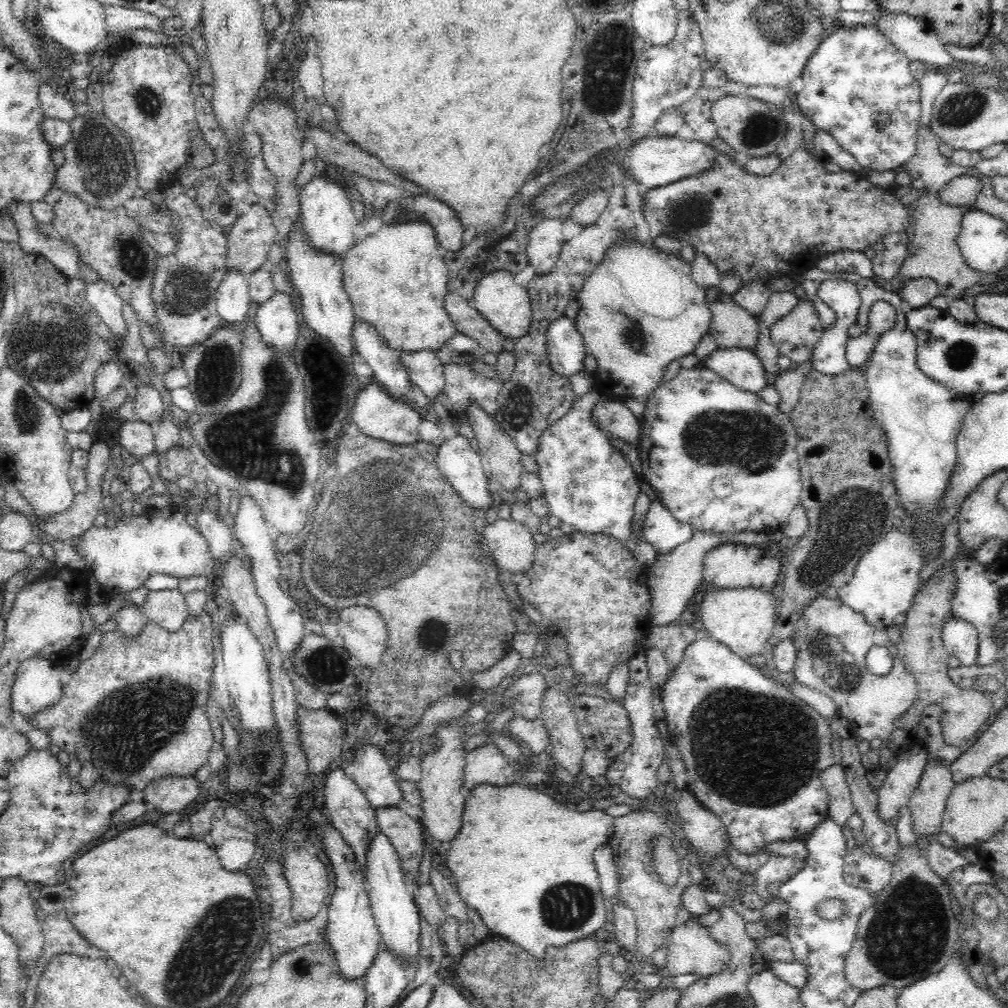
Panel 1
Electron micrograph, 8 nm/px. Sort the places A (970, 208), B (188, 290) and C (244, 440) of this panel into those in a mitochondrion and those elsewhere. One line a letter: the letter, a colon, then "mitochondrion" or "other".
A: other
B: mitochondrion
C: mitochondrion

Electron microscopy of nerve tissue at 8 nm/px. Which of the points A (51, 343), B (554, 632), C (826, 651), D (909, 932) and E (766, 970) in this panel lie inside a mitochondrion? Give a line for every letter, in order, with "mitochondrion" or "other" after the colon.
A: mitochondrion
B: other
C: mitochondrion
D: mitochondrion
E: other

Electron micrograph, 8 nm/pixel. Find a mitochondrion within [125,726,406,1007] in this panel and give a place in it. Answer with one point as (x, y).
(202, 966)

